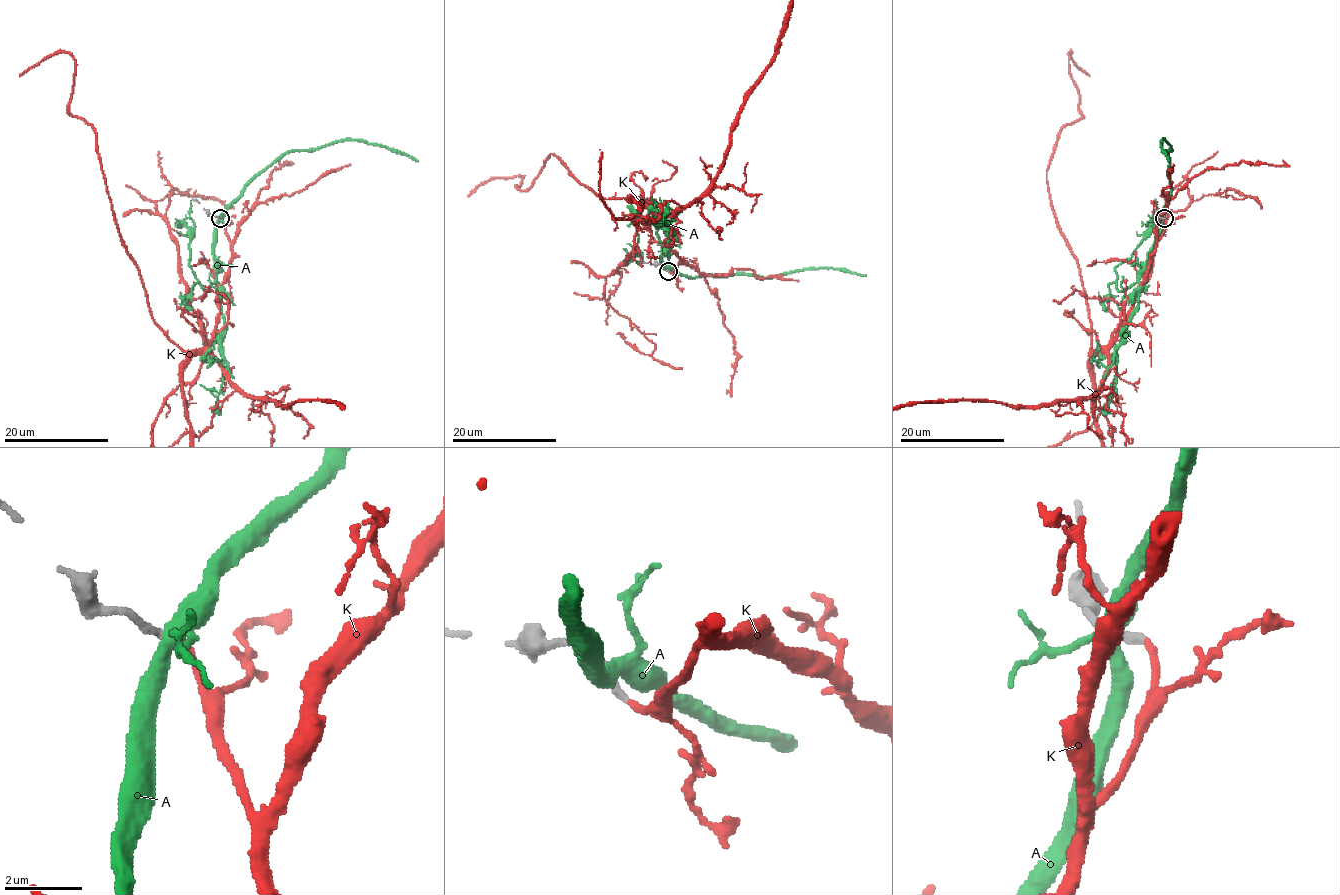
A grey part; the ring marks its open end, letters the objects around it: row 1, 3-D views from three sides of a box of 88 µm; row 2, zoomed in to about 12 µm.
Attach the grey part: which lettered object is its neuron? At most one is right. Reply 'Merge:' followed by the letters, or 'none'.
Merge: K

